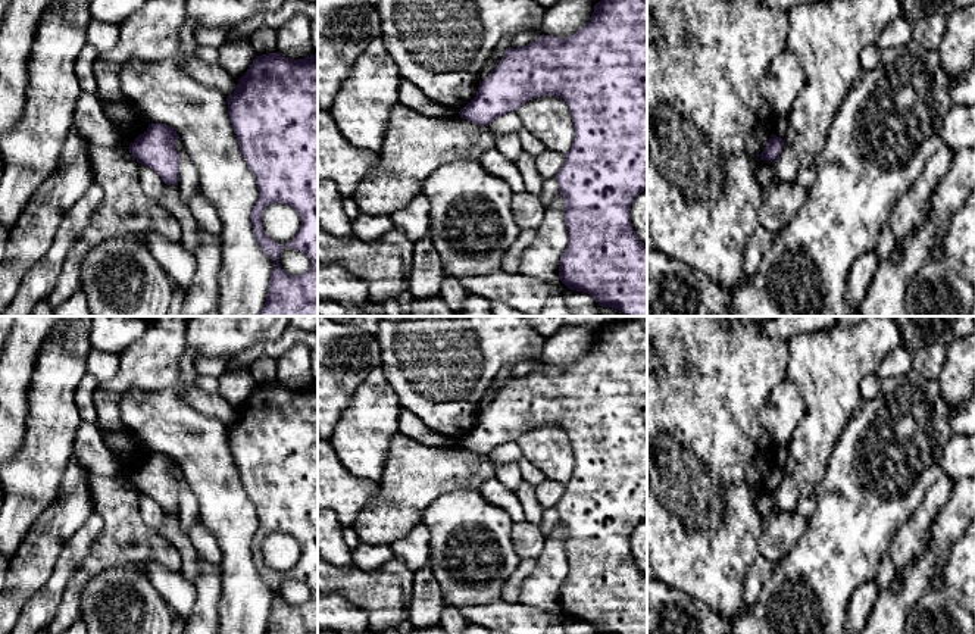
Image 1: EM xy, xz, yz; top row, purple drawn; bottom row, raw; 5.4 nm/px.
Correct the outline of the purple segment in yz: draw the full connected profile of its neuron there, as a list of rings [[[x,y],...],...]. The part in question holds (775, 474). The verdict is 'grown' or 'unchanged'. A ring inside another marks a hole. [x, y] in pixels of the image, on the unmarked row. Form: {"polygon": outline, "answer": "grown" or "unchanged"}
{"polygon": [[[774,463],[766,472],[766,477],[762,480],[760,490],[768,490],[775,494],[775,491],[779,488],[782,478],[784,469]]], "answer": "unchanged"}

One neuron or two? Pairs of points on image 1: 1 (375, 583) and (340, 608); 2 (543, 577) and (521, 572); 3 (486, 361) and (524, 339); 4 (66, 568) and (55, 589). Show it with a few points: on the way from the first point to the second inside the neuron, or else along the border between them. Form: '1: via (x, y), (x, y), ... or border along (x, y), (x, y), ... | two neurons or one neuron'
1: border along (333, 592), (362, 608), (368, 618) | two neurons
2: border along (536, 559), (536, 567), (524, 581), (518, 600) | two neurons
3: via (494, 352), (508, 339), (515, 339) | one neuron
4: via (62, 572), (56, 584) | one neuron

